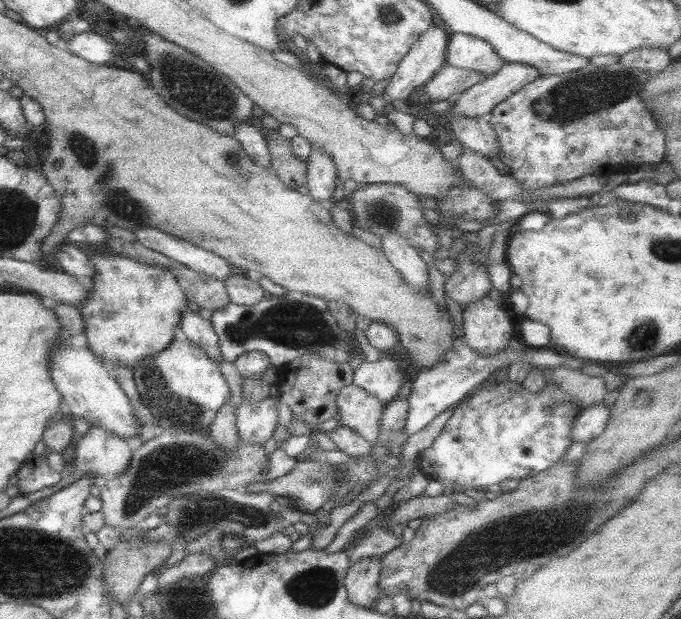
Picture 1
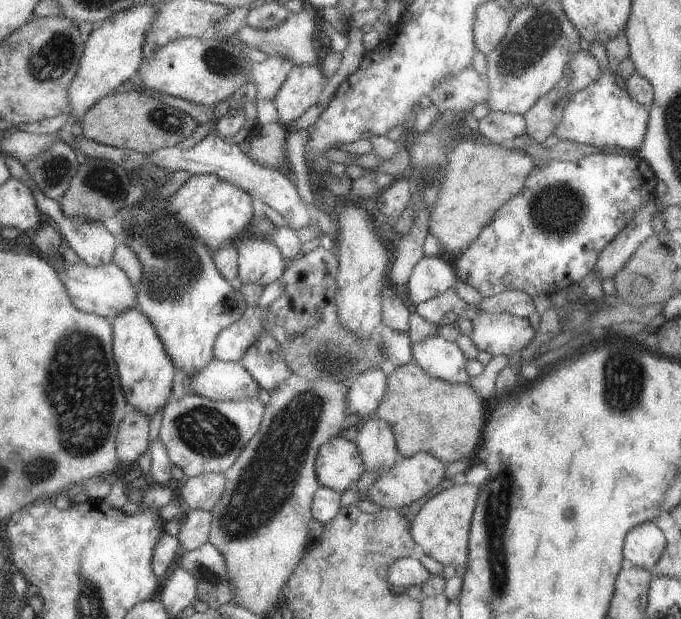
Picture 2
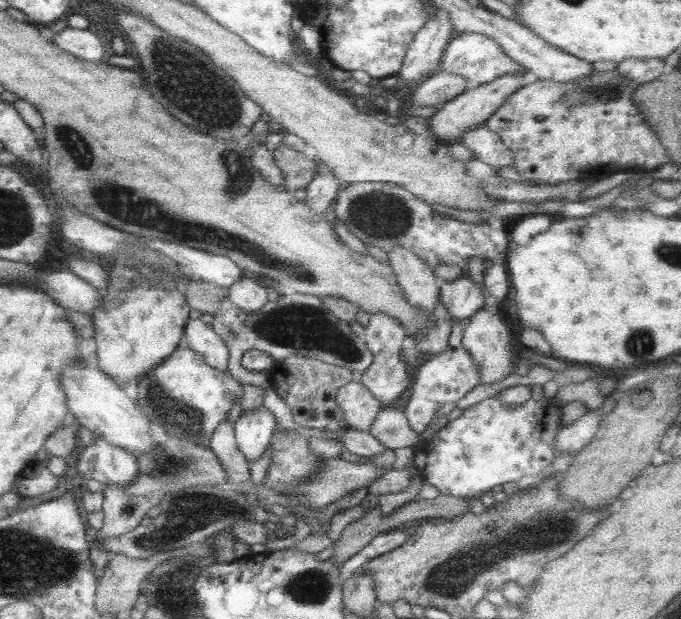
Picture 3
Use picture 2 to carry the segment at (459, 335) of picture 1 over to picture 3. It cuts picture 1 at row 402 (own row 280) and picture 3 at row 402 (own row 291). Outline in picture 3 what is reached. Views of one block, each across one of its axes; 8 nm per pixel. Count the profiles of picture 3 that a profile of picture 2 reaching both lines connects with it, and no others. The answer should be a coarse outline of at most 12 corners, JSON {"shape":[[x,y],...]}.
{"shape":[[451,324],[446,350],[427,358],[413,379],[405,416],[424,431],[441,405],[479,384],[478,365]]}

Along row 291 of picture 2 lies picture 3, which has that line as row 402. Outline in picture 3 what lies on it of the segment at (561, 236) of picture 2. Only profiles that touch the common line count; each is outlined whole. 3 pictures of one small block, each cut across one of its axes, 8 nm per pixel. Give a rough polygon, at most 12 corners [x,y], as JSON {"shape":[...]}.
{"shape":[[556,397],[466,408],[414,450],[441,495],[542,480]]}

